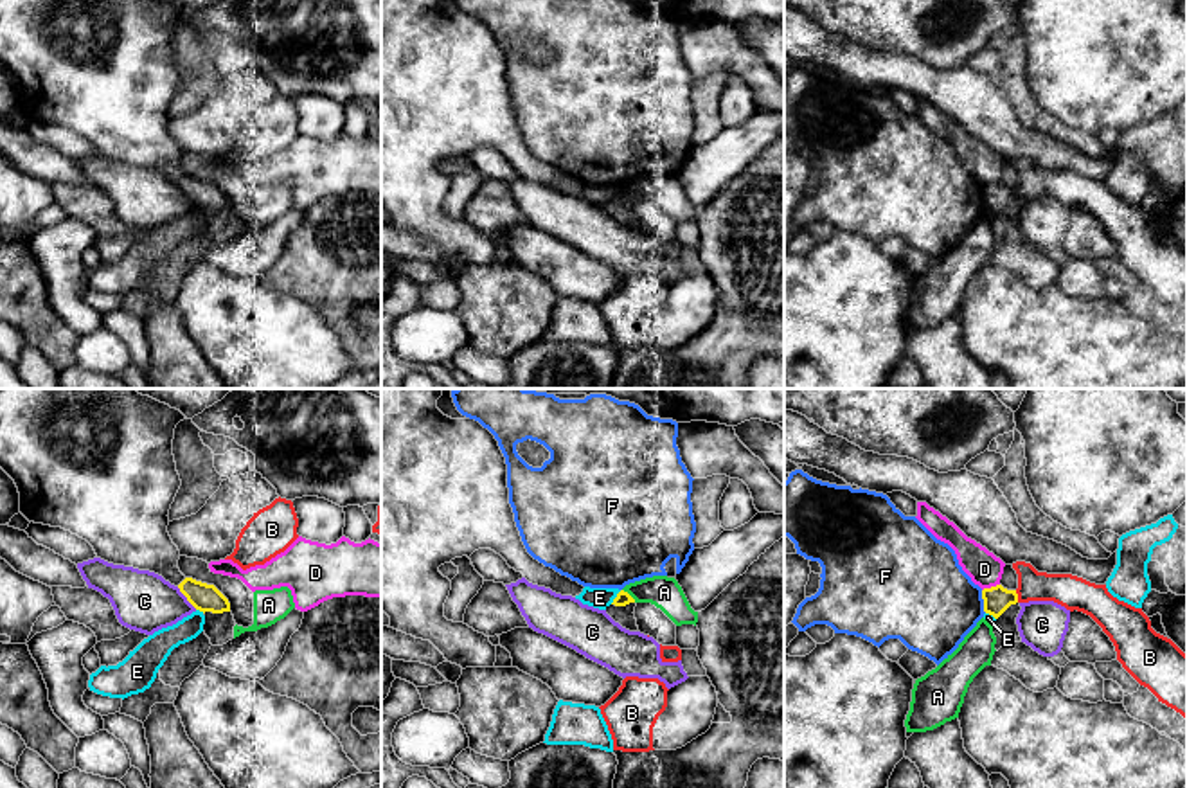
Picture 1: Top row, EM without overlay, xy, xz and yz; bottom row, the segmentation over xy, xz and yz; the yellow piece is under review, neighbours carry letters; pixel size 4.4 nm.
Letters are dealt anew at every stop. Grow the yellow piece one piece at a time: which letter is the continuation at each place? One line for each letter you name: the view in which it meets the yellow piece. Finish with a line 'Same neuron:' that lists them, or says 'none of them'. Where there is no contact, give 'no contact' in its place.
Same neuron: none of them

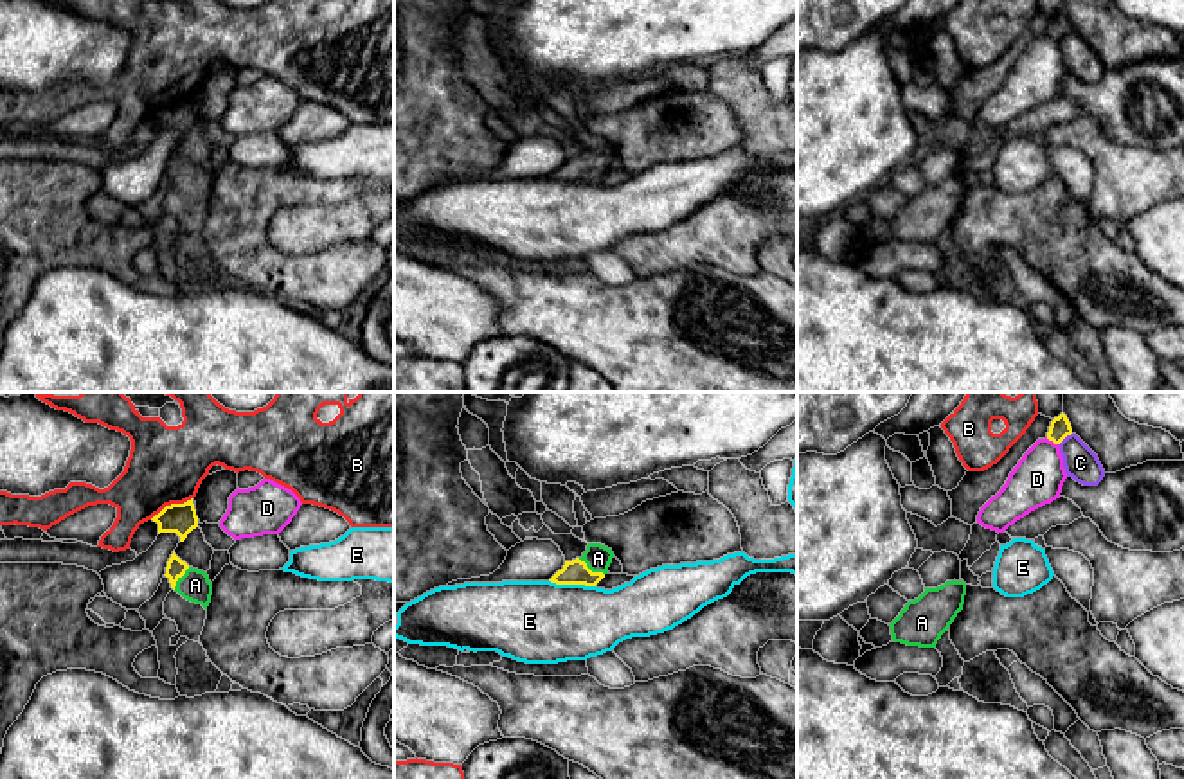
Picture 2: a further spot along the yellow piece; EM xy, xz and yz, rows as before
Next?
A: xz
Same neuron: A

